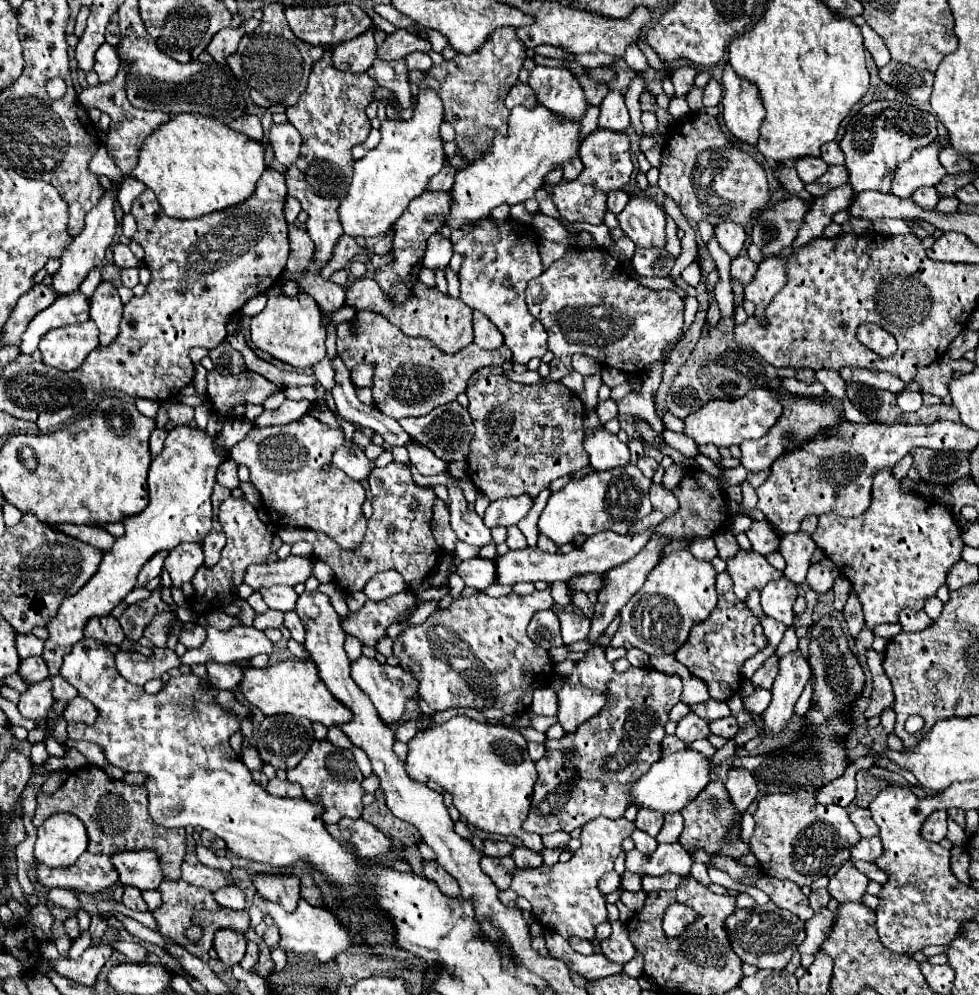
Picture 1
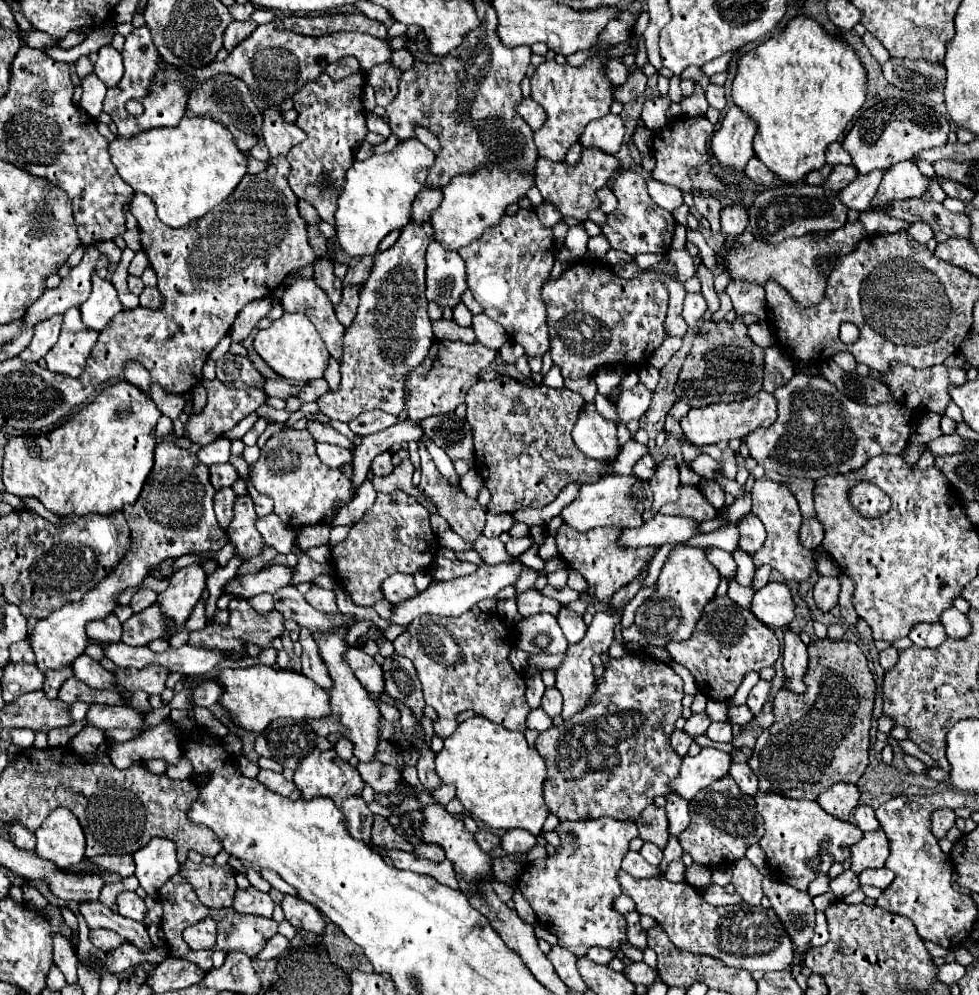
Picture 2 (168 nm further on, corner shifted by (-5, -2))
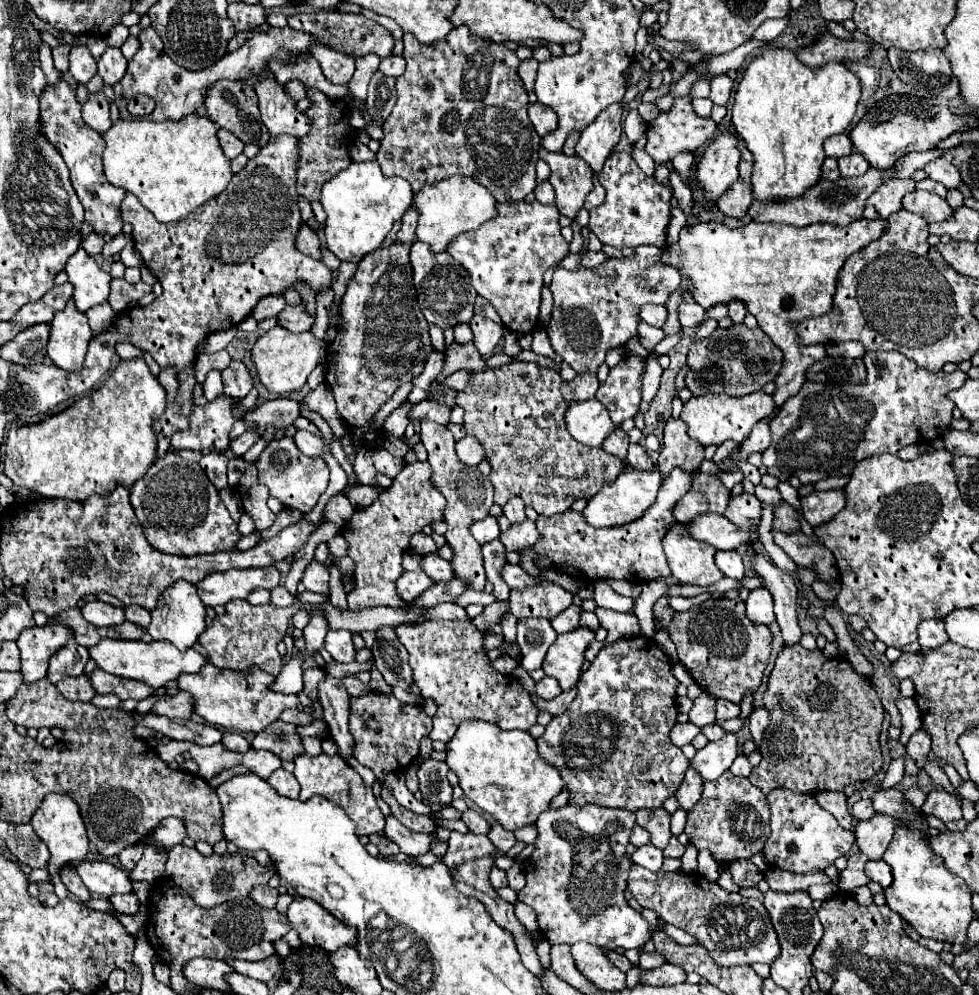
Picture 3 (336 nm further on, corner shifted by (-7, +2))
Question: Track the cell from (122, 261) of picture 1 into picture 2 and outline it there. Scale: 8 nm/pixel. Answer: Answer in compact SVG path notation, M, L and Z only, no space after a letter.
M101 241L101 243L97 245L97 249L99 249L99 253L105 255L111 263L119 263L121 251L119 251L119 247L117 247L113 241Z

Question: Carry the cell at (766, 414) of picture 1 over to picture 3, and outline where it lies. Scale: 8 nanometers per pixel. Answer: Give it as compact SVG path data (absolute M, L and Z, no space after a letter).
M759 391L747 397L729 397L729 395L701 395L691 397L681 411L681 419L687 423L687 433L695 441L705 445L721 445L727 439L741 443L751 427L761 419L767 419L775 411L775 401L771 395Z

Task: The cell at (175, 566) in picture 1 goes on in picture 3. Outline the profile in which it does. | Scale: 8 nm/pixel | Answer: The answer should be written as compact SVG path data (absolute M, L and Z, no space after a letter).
M175 581L175 585L171 585L167 593L163 593L163 597L159 599L159 605L153 609L151 615L153 615L153 621L147 627L147 633L153 639L171 641L181 651L191 647L205 629L205 605L199 601L199 595L195 593L195 585L189 581Z

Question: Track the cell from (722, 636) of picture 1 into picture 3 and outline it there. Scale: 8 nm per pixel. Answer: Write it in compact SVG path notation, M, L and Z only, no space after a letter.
M709 599L701 607L675 613L669 635L677 645L679 661L687 667L697 685L713 697L739 703L747 691L755 691L761 685L773 635L767 625L755 625L747 619L741 599Z

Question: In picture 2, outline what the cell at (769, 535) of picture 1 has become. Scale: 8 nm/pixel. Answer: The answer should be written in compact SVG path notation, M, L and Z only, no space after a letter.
M753 513L745 515L737 523L737 529L739 529L739 549L741 551L753 555L765 543L765 527L761 519L757 519Z

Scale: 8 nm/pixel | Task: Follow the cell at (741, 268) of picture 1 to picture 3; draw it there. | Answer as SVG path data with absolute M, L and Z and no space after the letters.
M731 301L729 317L733 319L733 323L743 323L745 315L747 315L747 305L743 305L743 301Z

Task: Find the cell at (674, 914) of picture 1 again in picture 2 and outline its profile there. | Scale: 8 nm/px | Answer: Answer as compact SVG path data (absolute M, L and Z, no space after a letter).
M621 871L617 879L621 883L623 893L629 895L637 903L637 913L641 913L641 915L645 913L645 915L653 917L657 923L661 923L675 947L691 951L691 953L701 953L701 955L715 957L715 959L723 961L729 967L745 969L749 973L753 973L753 971L767 973L767 971L789 969L789 959L793 959L793 945L789 945L789 935L785 933L781 921L777 921L777 915L773 913L773 909L765 909L763 905L749 905L749 903L715 907L715 905L709 905L703 899L699 889L691 887L689 883L671 883L665 877L635 879L633 875Z

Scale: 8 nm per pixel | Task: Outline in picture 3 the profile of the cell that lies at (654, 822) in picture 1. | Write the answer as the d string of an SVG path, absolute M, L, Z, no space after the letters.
M659 807L659 809L639 809L635 815L637 815L637 825L649 831L651 843L659 849L665 849L671 839L671 831L669 831L671 813Z

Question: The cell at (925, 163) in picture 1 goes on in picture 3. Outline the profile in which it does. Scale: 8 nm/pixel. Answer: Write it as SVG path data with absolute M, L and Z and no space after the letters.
M891 179L883 183L869 199L863 211L865 219L887 219L891 213L897 213L901 209L901 199L905 193L915 189L913 179Z

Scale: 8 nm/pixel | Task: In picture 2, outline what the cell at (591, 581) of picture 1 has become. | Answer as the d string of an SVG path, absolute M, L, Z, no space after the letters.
M565 523L555 533L557 551L559 551L561 559L565 559L571 569L579 571L587 579L587 583L591 585L591 597L599 599L601 603L609 603L617 589L625 587L633 579L637 579L641 575L643 567L649 565L649 561L659 551L657 547L639 547L639 549L621 547L619 545L621 533L623 531L619 527L601 527L601 529L591 529L591 531L581 533Z

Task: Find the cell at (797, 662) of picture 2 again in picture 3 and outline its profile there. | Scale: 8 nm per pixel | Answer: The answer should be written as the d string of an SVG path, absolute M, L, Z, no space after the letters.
M755 555L753 567L757 571L757 575L761 575L765 579L765 589L771 591L773 599L775 599L775 615L777 615L777 623L781 627L783 633L783 641L785 645L795 645L801 641L801 627L795 615L795 605L797 605L797 583L793 581L793 577L781 569L777 569L775 565L771 565L769 559Z

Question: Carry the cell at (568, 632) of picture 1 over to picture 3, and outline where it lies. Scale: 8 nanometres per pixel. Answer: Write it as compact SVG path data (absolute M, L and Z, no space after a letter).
M569 605L563 613L559 613L555 619L551 619L551 625L557 633L569 633L571 629L579 627L579 613L581 609L577 605Z

